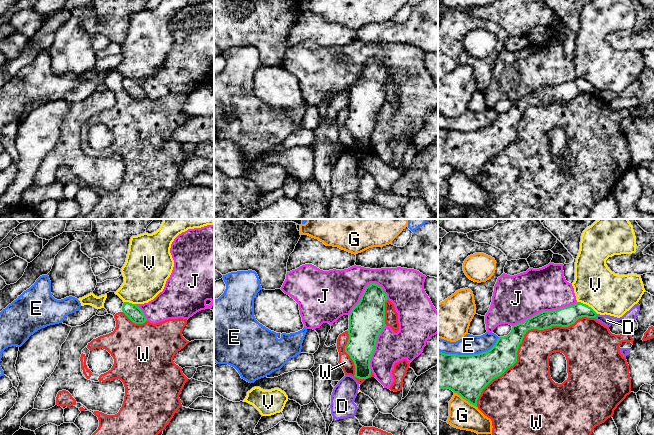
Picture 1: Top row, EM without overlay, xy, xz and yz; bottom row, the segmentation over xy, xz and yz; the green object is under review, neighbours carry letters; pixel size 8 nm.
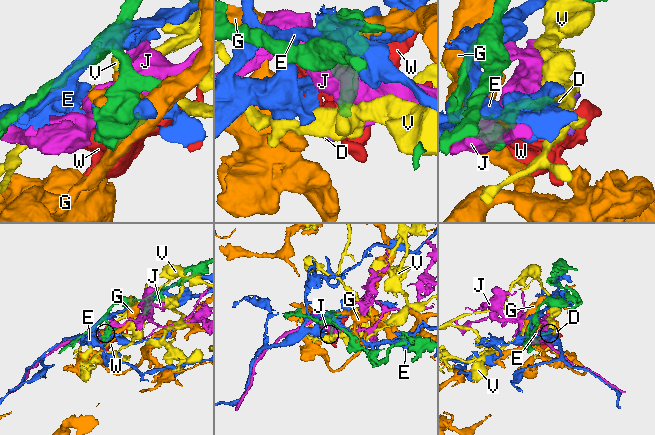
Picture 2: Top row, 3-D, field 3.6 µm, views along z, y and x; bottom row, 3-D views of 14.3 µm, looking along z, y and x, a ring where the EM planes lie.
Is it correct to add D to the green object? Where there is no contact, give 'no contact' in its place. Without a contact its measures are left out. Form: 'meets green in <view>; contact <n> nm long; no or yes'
meets green in yz; contact 40 nm long; no

